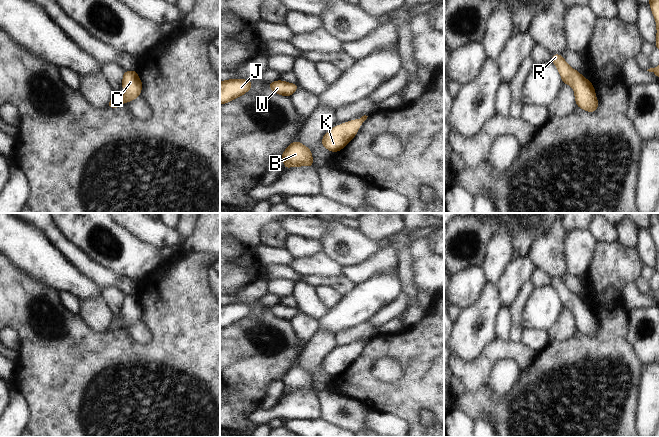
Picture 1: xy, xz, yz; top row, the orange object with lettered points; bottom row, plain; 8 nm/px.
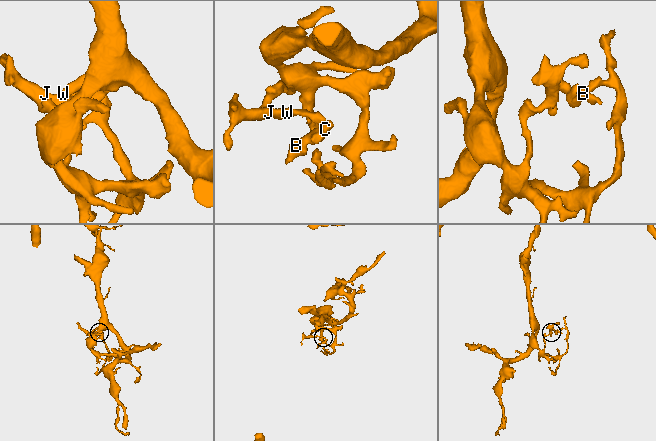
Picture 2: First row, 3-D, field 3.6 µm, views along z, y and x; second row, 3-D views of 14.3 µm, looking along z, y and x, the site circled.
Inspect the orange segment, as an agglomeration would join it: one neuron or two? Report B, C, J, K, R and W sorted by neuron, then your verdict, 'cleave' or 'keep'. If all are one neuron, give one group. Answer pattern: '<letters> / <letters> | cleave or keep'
B C J K R W | keep

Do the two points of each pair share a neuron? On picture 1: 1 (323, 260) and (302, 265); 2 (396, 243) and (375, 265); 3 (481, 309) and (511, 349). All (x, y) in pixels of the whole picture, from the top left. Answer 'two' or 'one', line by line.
1: one
2: two
3: two

